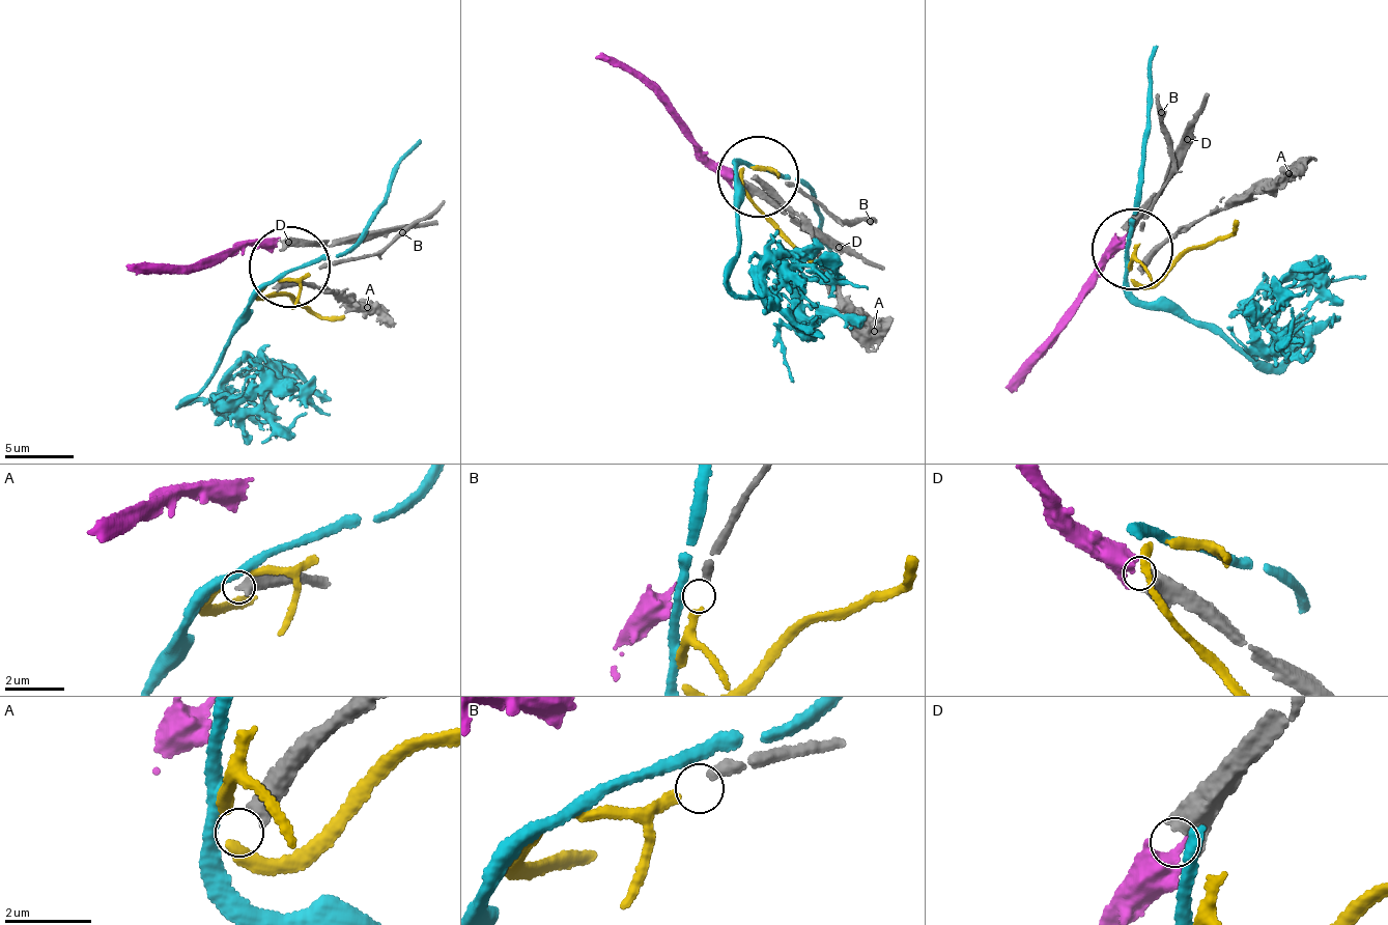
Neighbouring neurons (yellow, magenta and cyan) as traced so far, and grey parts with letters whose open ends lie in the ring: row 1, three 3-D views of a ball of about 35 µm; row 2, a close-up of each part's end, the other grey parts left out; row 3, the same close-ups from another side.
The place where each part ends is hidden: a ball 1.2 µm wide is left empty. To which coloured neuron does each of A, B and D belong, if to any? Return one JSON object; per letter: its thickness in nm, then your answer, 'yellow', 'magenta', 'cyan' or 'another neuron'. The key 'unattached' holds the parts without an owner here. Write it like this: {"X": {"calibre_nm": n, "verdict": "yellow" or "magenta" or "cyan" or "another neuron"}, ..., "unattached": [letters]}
{"A": {"calibre_nm": 400, "verdict": "another neuron"}, "B": {"calibre_nm": 280, "verdict": "yellow"}, "D": {"calibre_nm": 550, "verdict": "magenta"}, "unattached": ["A"]}

